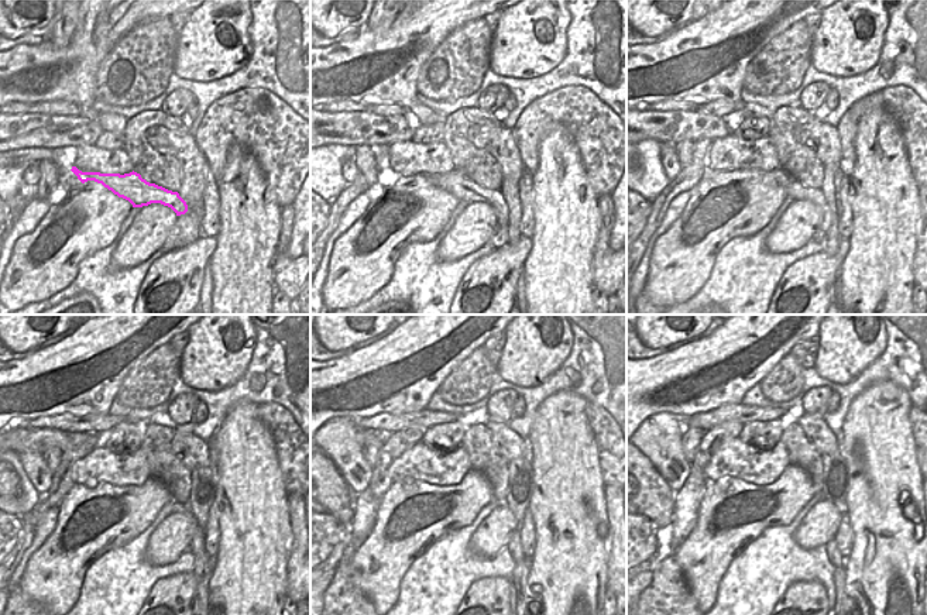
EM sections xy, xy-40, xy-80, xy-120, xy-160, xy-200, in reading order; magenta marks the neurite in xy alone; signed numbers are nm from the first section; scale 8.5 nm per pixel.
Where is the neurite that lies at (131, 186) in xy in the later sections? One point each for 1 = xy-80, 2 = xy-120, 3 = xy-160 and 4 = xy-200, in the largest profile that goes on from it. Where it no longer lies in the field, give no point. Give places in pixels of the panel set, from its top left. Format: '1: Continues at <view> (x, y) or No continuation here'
1: Continues at xy-80 (796, 191)
2: Continues at xy-120 (198, 542)
3: Continues at xy-160 (514, 545)
4: Continues at xy-200 (834, 555).

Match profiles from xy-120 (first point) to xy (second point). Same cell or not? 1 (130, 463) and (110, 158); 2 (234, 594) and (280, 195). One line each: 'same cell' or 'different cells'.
1: same cell
2: different cells

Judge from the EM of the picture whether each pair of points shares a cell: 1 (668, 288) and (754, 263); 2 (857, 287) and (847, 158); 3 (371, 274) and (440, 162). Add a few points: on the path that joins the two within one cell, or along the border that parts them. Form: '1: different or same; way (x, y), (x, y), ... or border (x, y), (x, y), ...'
1: different; border (724, 246), (716, 258), (706, 284), (687, 299)
2: different; border (854, 144), (855, 161), (848, 177)
3: different; border (390, 160), (390, 167), (400, 174), (421, 174)

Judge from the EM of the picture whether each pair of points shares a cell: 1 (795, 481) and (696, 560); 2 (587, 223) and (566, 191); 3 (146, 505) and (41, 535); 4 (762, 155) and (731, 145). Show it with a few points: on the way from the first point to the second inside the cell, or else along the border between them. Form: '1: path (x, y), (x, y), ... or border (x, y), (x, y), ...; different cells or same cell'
1: path (776, 508), (764, 521), (728, 528), (723, 533); same cell
2: path (579, 215), (566, 199); same cell
3: border (59, 509), (54, 531), (30, 555); different cells
4: path (755, 154), (738, 153); same cell

